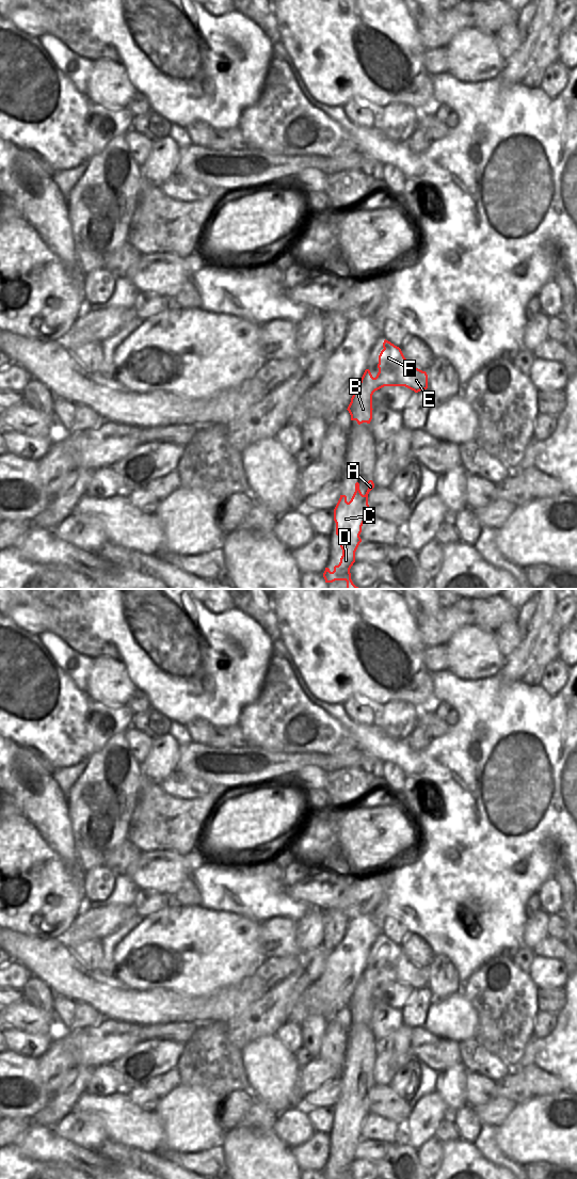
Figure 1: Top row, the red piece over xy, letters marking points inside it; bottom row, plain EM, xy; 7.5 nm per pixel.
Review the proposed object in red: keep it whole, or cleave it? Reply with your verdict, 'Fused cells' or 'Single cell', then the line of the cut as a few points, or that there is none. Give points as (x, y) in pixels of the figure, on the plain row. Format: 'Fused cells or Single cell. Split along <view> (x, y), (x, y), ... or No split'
Fused cells. Split along xy (361, 978), (371, 987), (372, 991)

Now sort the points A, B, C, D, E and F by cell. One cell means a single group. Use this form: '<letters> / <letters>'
A B C D / E F

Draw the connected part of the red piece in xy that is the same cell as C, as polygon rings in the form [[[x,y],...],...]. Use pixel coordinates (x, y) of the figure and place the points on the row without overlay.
[[[372,1078],[367,1080],[368,1087],[365,1093],[359,1087],[359,1081],[355,1081],[355,1089],[351,1098],[347,1099],[346,1093],[340,1093],[340,1096],[334,1106],[334,1118],[336,1120],[336,1132],[342,1134],[340,1145],[342,1153],[338,1163],[334,1164],[331,1169],[325,1165],[323,1175],[325,1179],[346,1178],[352,1179],[350,1166],[355,1160],[355,1149],[362,1140],[359,1134],[362,1124],[367,1114],[369,1102],[368,1092],[374,1085]]]

